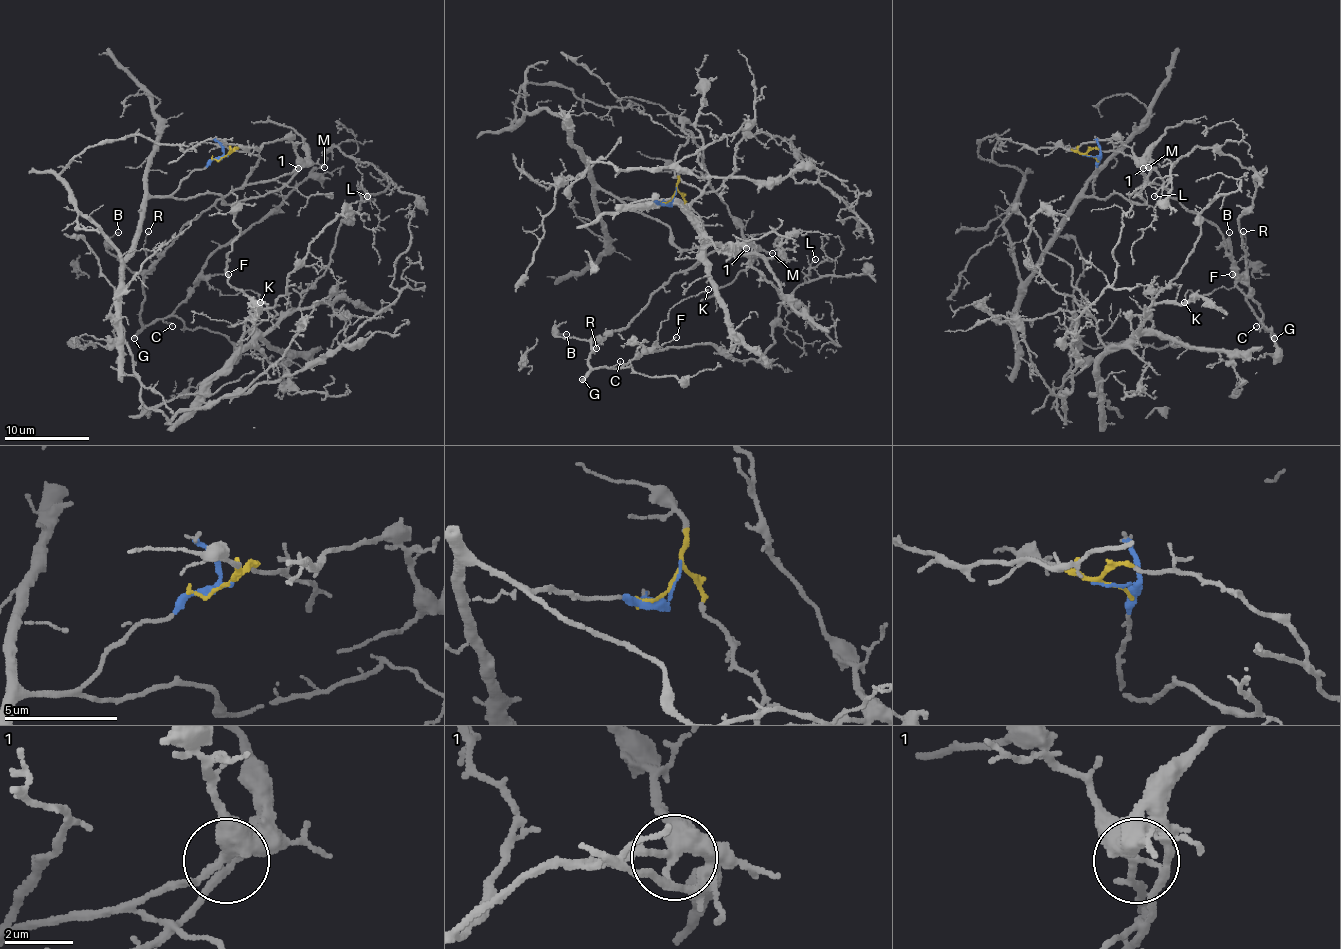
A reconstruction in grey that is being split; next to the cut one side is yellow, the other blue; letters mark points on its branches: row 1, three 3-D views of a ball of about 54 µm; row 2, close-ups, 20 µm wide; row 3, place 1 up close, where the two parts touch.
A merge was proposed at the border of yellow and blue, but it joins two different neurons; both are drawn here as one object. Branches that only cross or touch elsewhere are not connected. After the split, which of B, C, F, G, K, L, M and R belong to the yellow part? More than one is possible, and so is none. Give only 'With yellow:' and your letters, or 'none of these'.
With yellow: B, C, F, G, K, L, M, R

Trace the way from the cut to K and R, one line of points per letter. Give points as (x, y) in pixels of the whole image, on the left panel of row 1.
K: (224, 157), (258, 161), (144, 280), (139, 320), (167, 318), (203, 280), (260, 303)
R: (224, 157), (235, 148), (248, 150), (258, 159), (245, 180), (182, 229), (156, 260), (146, 254), (148, 231)

